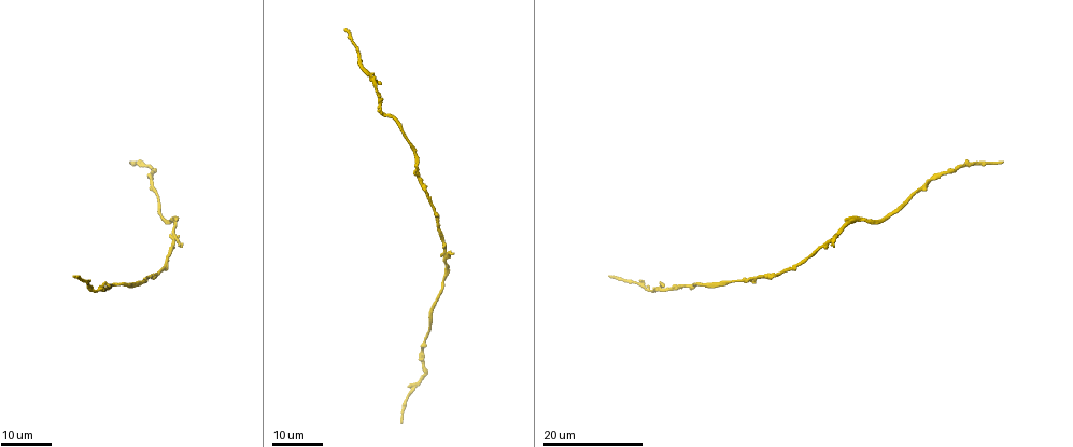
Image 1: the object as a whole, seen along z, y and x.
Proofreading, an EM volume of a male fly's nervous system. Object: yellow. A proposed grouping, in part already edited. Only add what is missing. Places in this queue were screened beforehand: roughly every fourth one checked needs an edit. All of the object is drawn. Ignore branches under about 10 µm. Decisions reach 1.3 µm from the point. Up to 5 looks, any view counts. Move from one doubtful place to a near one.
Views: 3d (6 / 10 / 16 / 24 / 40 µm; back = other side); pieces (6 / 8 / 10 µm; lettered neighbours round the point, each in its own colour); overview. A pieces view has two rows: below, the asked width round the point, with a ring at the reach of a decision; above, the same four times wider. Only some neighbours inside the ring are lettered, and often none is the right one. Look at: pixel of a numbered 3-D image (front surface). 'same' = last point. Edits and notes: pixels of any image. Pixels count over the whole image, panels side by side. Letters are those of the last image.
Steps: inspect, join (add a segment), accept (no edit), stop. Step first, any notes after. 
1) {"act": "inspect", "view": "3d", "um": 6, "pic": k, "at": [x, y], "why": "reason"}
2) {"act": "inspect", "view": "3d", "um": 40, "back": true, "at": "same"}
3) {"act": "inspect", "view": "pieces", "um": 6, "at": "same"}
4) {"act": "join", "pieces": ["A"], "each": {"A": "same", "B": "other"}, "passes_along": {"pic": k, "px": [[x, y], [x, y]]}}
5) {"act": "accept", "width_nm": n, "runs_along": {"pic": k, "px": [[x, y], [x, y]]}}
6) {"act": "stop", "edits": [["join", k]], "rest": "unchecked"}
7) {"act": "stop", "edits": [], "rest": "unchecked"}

{"act": "inspect", "view": "3d", "um": 16, "pic": 1, "at": [182, 245], "why": "branch stops here"}

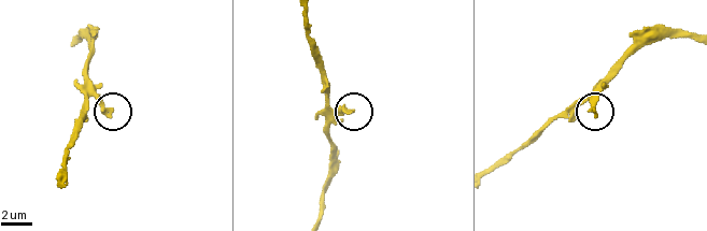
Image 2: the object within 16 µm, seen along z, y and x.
{"act": "inspect", "view": "pieces", "um": 6, "pic": 2, "at": [112, 117]}

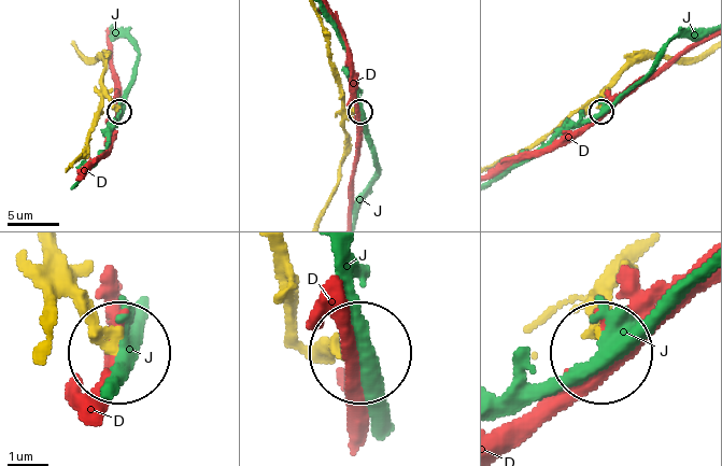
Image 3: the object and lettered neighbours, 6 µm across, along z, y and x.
{"act": "accept", "width_nm": 240, "each": {"D": "other", "J": "other"}, "found": "none of them fits"}

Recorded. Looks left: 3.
{"act": "inspect", "view": "3d", "um": 16, "pic": 1, "at": [344, 30]}

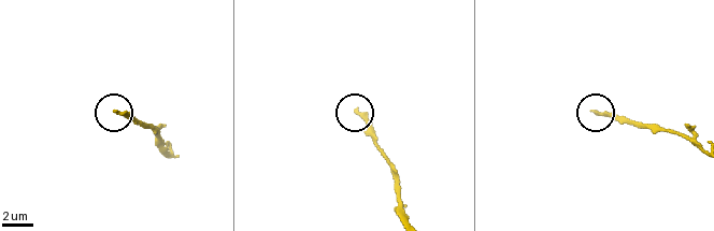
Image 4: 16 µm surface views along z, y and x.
{"act": "inspect", "view": "pieces", "um": 10, "pic": 4, "at": [593, 110]}

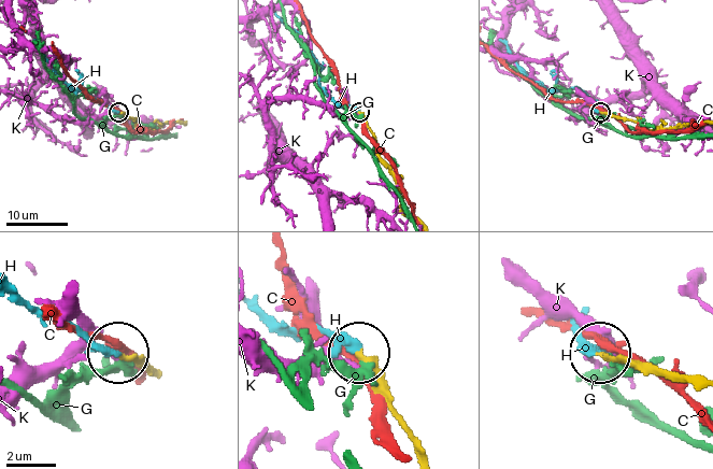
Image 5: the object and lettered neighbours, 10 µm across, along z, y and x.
{"act": "join", "pieces": ["H"], "each": {"C": "other", "G": "other", "H": "same", "K": "other"}, "passes_along": {"pic": 5, "px": [[398, 415], [386, 380], [359, 351], [258, 312]]}, "found": "the cell continues"}

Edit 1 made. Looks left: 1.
{"act": "stop", "edits": [["join", 5]], "rest": "unchecked"}

